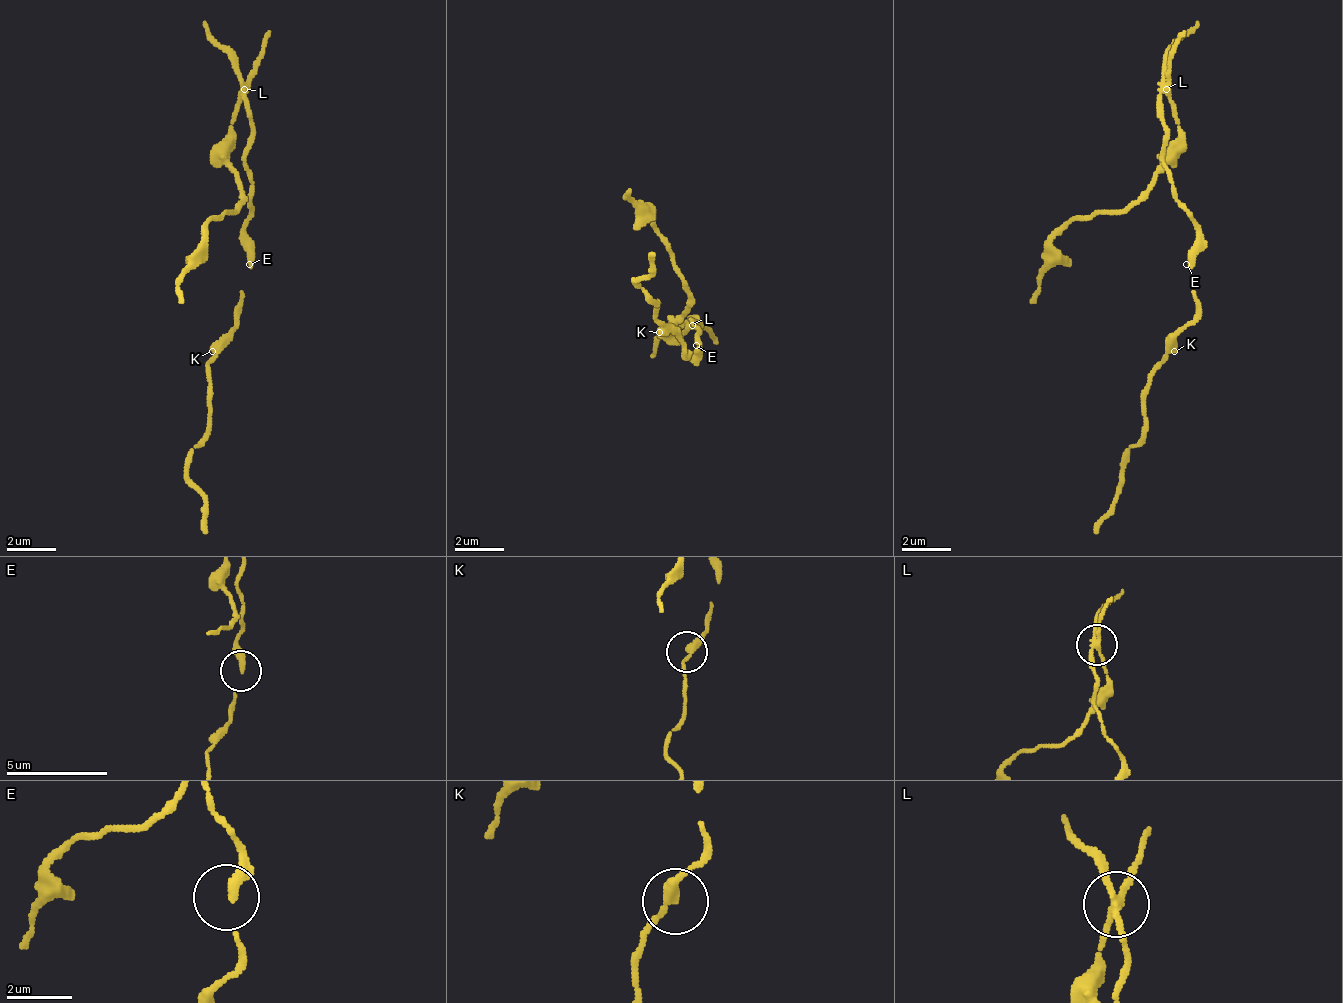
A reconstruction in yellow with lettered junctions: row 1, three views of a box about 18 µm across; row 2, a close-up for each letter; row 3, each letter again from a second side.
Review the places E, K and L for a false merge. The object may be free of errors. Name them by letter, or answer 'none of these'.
L

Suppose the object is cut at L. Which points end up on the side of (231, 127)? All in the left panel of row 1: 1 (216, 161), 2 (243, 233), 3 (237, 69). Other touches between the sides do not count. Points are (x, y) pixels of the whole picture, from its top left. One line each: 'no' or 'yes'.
1: yes
2: no
3: no

